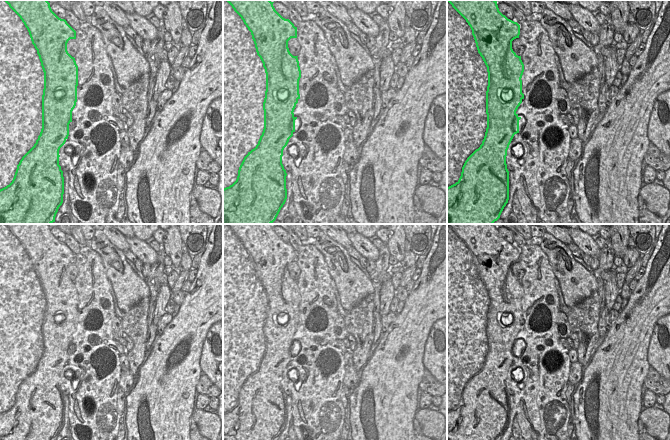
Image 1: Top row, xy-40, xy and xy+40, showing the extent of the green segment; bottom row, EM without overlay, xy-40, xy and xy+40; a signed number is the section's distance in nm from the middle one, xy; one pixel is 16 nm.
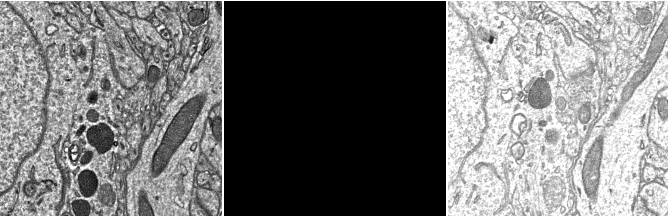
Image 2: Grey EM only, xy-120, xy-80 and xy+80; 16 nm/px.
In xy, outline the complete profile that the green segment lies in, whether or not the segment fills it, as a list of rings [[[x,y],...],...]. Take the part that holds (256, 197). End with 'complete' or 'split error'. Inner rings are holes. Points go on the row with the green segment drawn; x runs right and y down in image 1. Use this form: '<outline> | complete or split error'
[[[223,0],[223,224],[272,224],[287,199],[286,170],[282,164],[283,150],[295,132],[294,109],[298,100],[301,70],[298,56],[293,56],[288,41],[297,38],[297,27],[283,18],[270,0]]] | split error

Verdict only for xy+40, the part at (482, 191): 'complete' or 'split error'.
split error

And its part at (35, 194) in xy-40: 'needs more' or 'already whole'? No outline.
needs more

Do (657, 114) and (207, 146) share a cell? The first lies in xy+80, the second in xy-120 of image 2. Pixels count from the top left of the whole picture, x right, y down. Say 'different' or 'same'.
same

